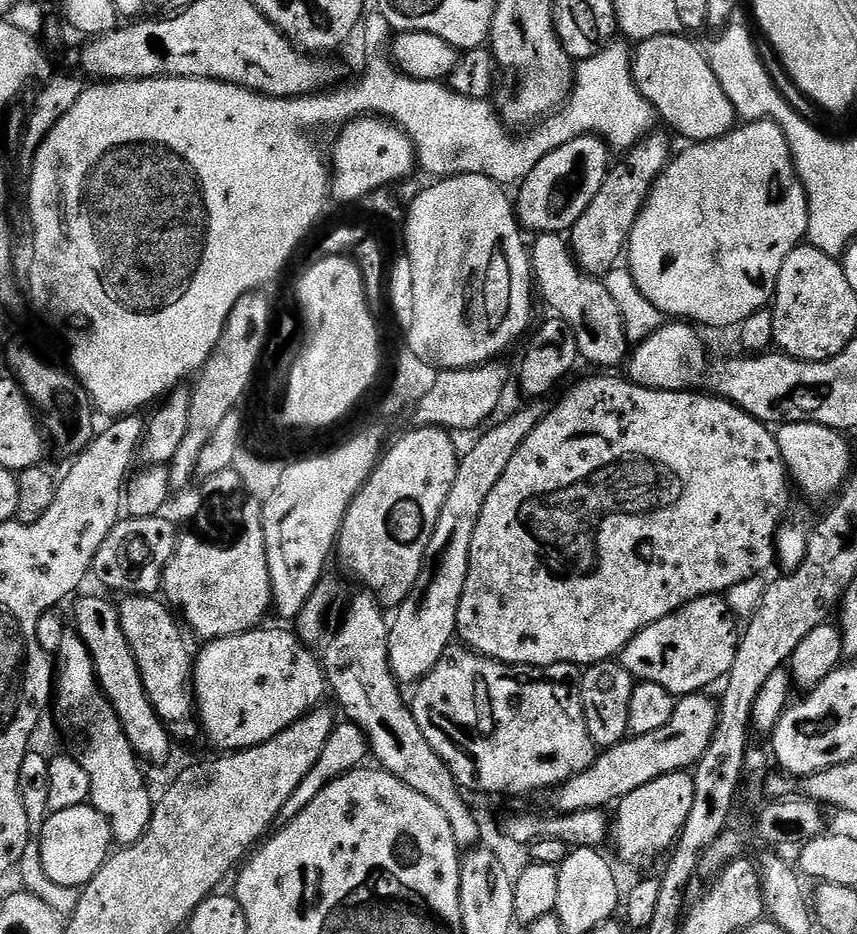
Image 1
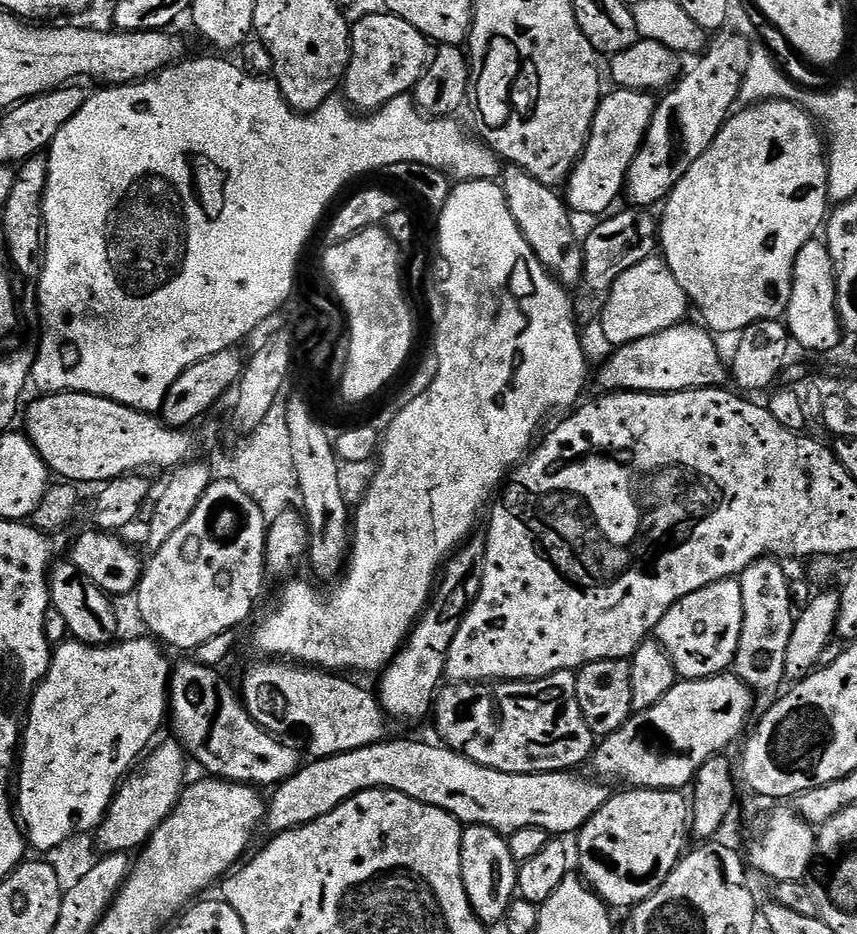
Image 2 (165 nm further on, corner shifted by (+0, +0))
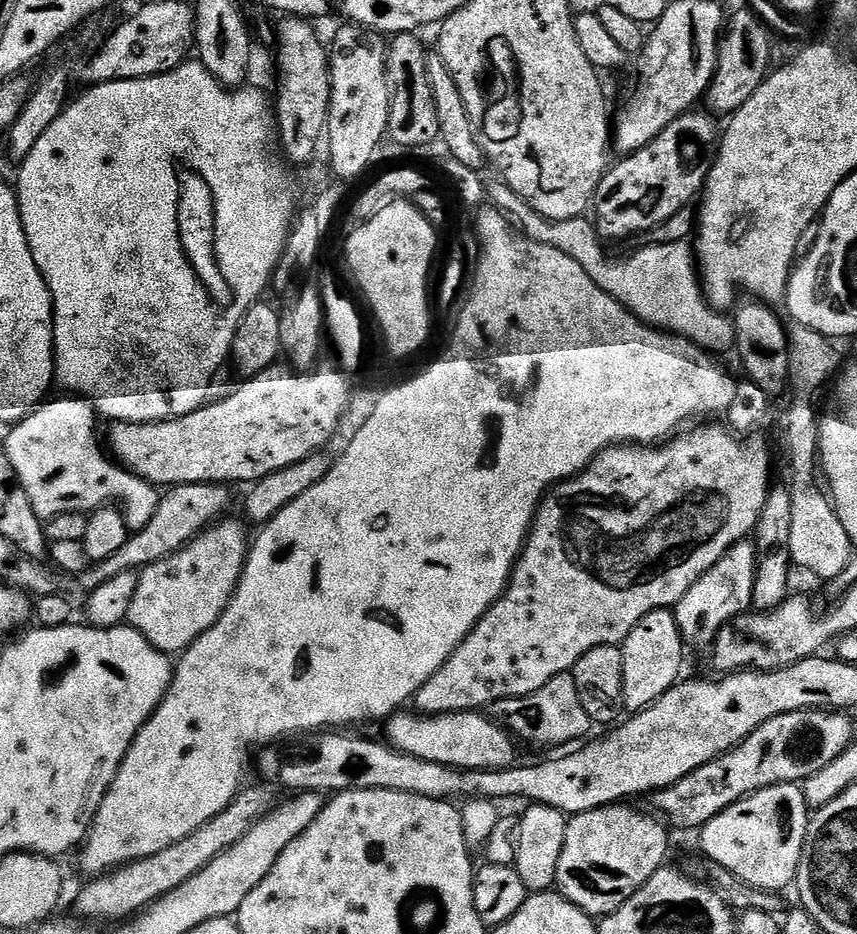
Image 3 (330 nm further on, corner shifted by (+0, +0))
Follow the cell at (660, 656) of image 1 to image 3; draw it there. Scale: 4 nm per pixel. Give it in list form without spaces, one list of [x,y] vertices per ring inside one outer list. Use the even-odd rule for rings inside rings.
[[[755,543],[735,544],[714,567],[706,570],[706,574],[702,574],[702,578],[698,578],[698,582],[694,582],[694,586],[690,586],[690,590],[686,590],[686,594],[674,605],[678,630],[689,649],[711,649],[722,626],[729,624],[735,616],[743,616],[753,607],[752,591],[757,555]]]

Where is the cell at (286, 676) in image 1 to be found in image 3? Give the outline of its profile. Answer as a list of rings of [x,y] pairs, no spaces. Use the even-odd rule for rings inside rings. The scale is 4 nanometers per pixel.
[[[416,710],[408,711],[398,711],[386,721],[387,743],[397,752],[405,752],[426,762],[438,762],[442,766],[466,770],[510,768],[517,763],[517,741],[512,733],[479,711],[451,712],[441,716],[425,716]]]

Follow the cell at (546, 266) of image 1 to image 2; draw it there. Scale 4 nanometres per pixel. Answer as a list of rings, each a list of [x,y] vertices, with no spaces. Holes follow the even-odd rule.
[[[517,164],[503,165],[502,187],[518,230],[522,230],[526,242],[530,242],[530,250],[534,250],[544,269],[560,284],[578,285],[583,274],[582,240],[579,235],[576,237],[576,232],[572,229],[573,217],[565,197],[561,193],[559,196],[555,187],[538,182],[538,178],[534,178]]]

